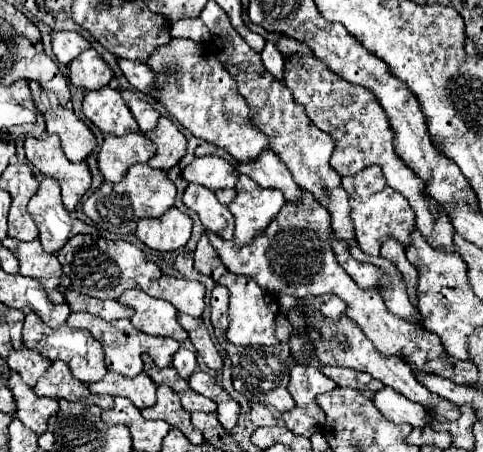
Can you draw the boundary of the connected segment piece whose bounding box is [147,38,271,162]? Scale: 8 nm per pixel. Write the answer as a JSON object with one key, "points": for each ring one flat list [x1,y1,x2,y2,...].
{"points":[[173,38,171,44,153,52,147,66,159,76,159,84,163,84,163,96,159,96,159,102,193,136,225,148,239,162,257,160,261,152,271,148,269,136,259,132,253,124,251,108,239,94,235,78,207,46,195,44,187,38]]}

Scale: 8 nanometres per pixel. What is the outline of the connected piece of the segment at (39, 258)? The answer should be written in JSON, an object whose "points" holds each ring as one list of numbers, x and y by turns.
{"points":[[5,238,3,246,17,256,23,276,37,278,53,302,65,302,63,294,59,292,59,280,63,270,55,254,47,254,39,240,21,242,15,238]]}

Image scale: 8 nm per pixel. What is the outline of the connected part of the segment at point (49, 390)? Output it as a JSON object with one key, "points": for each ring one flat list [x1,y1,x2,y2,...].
{"points":[[53,362,49,370,37,380,35,384,35,394,37,396,49,396,49,398,65,398,69,402,83,402,83,404,95,404,99,408,111,408,113,396,99,396,91,394,89,388,75,380,71,376,71,370,65,362]]}

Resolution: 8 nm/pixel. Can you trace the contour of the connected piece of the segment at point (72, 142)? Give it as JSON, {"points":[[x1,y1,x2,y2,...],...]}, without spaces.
{"points":[[31,80,29,86,33,92,35,106,45,116,47,132,57,134,61,138,61,148,65,156,71,162,85,160,95,146,95,136,89,130,89,126,83,120,79,120,71,108,61,106,57,96,53,92,43,90,35,80]]}

